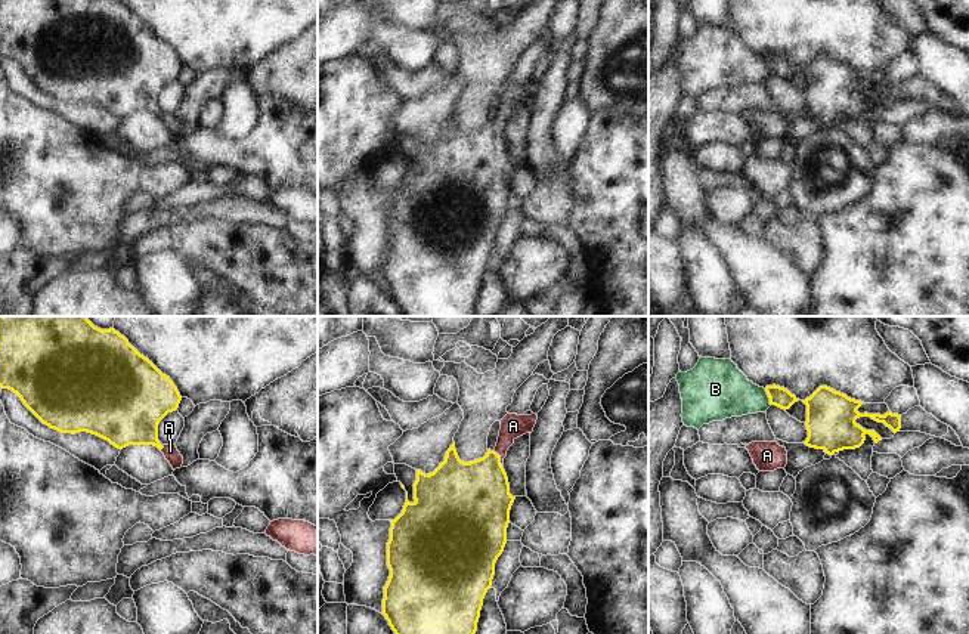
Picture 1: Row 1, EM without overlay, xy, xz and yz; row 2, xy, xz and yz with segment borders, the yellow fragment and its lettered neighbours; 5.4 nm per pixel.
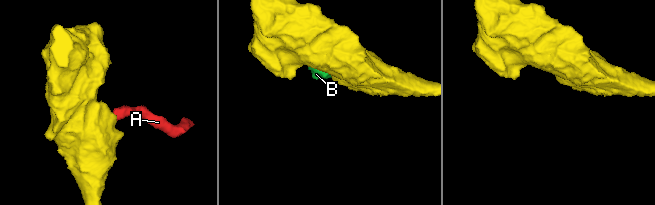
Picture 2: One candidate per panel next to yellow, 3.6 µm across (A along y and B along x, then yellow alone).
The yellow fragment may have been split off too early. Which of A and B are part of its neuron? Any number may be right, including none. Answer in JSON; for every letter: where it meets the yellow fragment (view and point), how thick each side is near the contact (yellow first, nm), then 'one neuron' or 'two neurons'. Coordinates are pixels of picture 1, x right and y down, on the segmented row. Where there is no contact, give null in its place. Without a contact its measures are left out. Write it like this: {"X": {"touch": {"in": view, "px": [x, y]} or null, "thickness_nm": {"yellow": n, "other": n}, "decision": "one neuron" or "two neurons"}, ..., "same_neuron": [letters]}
{"A": {"touch": {"in": "xz", "px": [500, 458]}, "thickness_nm": {"yellow": 380, "other": 140}, "decision": "one neuron"}, "B": {"touch": {"in": "yz", "px": [768, 396]}, "thickness_nm": {"yellow": 110, "other": 280}, "decision": "two neurons"}, "same_neuron": ["A"]}

